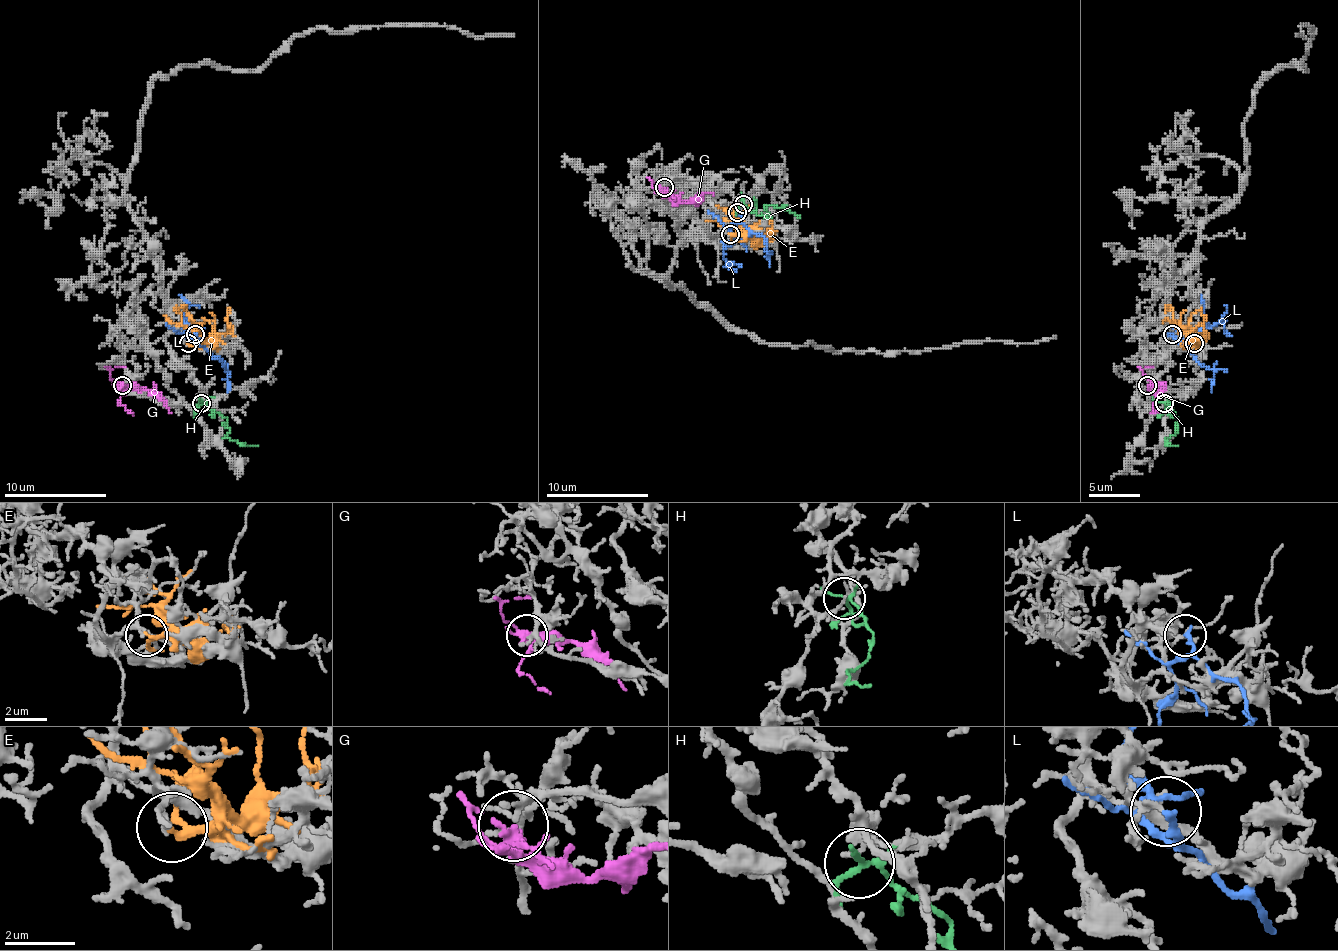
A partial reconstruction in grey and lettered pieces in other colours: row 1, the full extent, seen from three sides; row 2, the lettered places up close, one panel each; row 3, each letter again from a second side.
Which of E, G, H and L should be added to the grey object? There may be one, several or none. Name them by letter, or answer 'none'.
G

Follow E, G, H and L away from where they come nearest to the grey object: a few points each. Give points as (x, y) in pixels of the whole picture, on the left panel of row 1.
E: (189, 343), (212, 341), (227, 330), (230, 307)
G: (122, 384), (148, 389), (171, 412)
H: (202, 402), (227, 420), (230, 433), (225, 438), (258, 446)
L: (194, 333), (199, 341), (189, 336), (189, 330), (181, 325), (191, 305), (199, 307)

